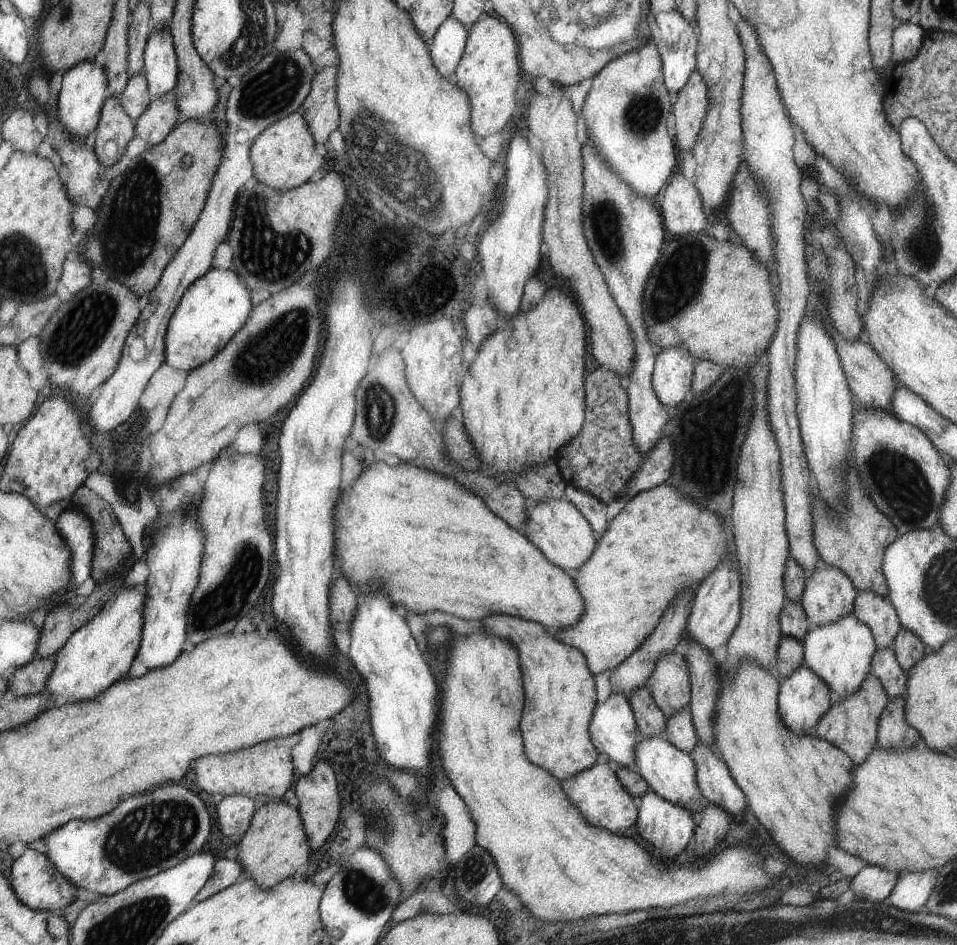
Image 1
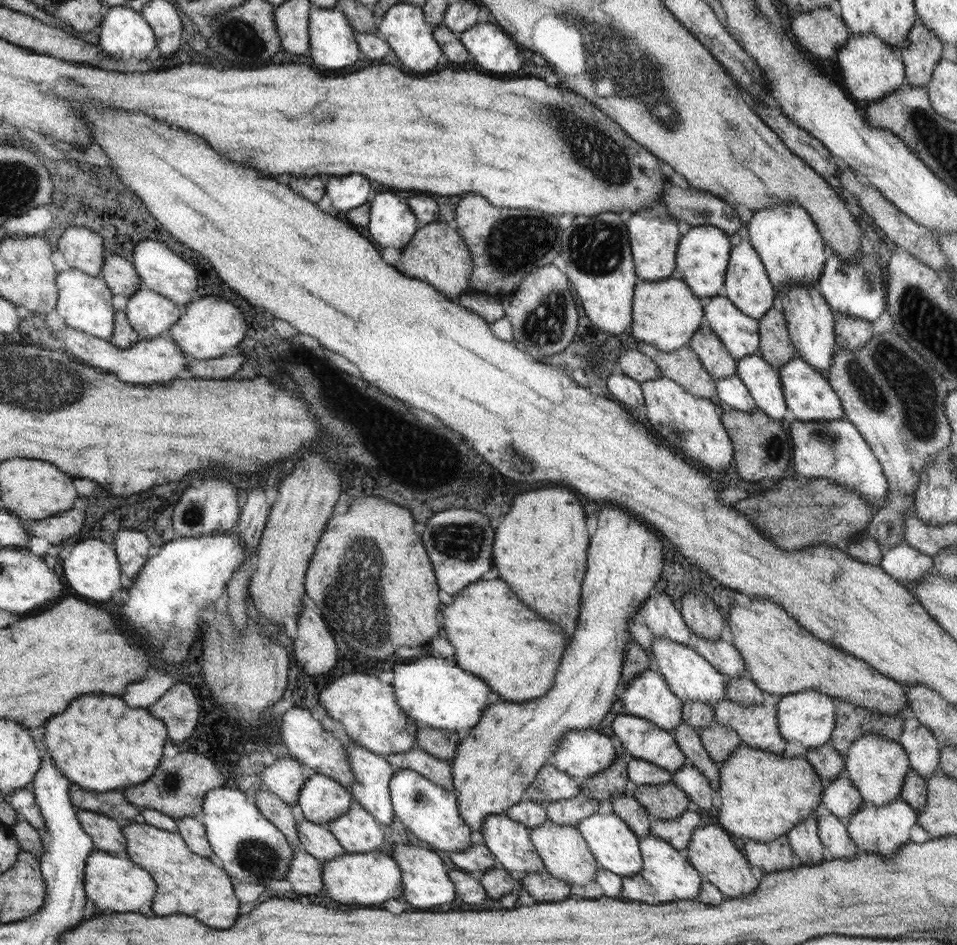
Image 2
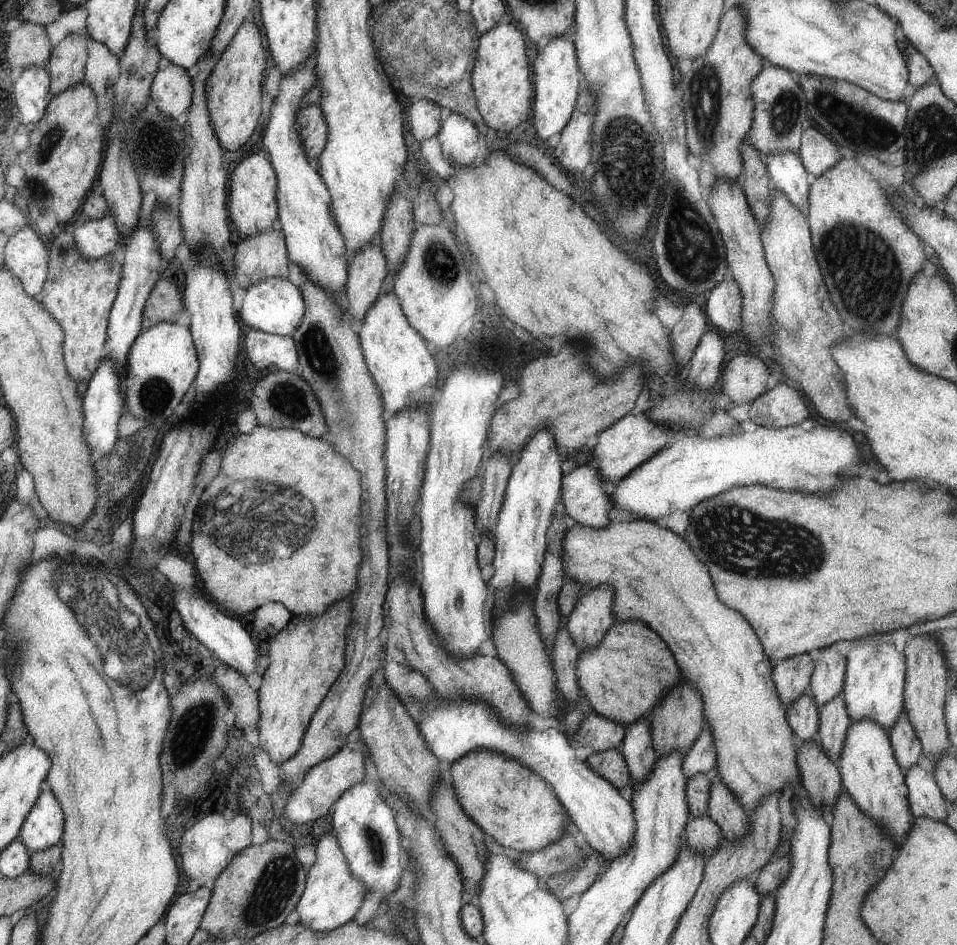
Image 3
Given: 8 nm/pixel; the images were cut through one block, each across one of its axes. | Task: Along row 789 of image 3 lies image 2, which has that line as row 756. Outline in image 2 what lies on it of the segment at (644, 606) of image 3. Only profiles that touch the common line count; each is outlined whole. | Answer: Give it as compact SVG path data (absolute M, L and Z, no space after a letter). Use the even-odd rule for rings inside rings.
M740 746L719 766L721 802L717 824L730 834L750 840L770 842L811 818L822 798L822 782L812 764L804 758L785 758L770 751Z

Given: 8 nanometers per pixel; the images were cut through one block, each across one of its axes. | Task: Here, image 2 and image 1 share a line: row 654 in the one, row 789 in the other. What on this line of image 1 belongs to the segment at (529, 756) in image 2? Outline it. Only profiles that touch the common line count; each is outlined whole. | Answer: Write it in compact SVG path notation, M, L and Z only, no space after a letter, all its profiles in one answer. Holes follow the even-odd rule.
M597 764L573 777L564 779L562 786L566 786L566 794L570 794L570 802L578 806L582 814L586 814L586 820L595 827L610 830L610 832L622 832L628 830L634 822L637 822L636 812L632 795L620 784L620 779L612 772L608 764Z

